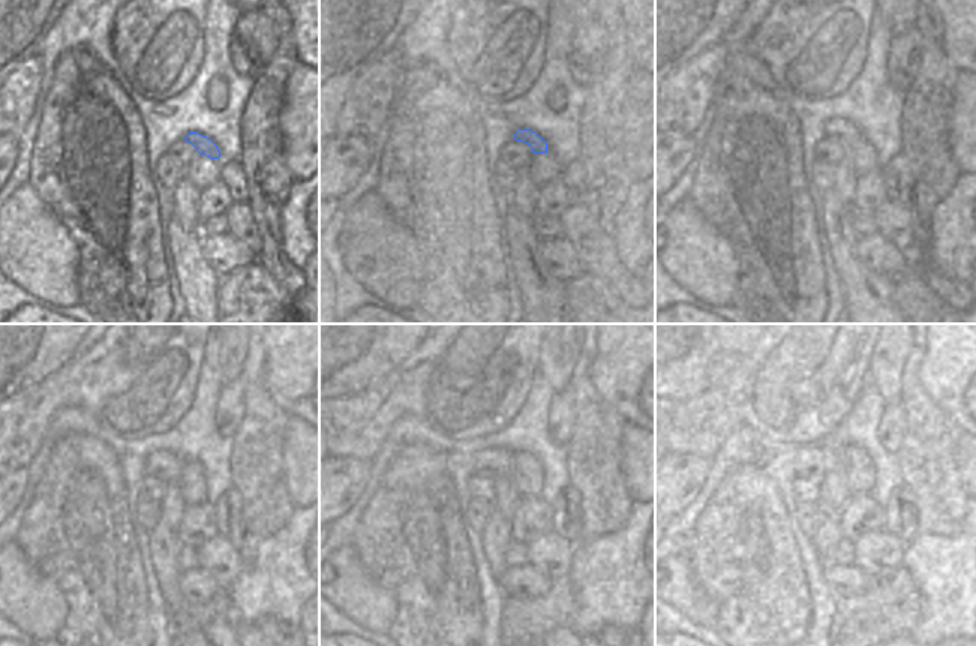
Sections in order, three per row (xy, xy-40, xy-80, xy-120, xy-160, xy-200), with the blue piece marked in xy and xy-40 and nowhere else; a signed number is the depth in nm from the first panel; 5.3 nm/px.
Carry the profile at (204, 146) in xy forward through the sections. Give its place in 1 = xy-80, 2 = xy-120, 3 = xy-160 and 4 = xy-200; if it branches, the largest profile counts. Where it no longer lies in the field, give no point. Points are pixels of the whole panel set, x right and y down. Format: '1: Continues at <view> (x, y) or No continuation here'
1: Continues at xy-80 (841, 131)
2: Continues at xy-120 (167, 466)
3: Continues at xy-160 (490, 463)
4: Continues at xy-200 (813, 460)

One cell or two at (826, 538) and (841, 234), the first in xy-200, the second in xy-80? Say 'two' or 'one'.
one

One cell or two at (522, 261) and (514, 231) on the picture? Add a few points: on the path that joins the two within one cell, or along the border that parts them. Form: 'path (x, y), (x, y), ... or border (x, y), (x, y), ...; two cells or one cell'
path (522, 254), (520, 239); one cell

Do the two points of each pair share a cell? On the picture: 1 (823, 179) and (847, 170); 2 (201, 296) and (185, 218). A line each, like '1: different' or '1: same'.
1: different
2: different

